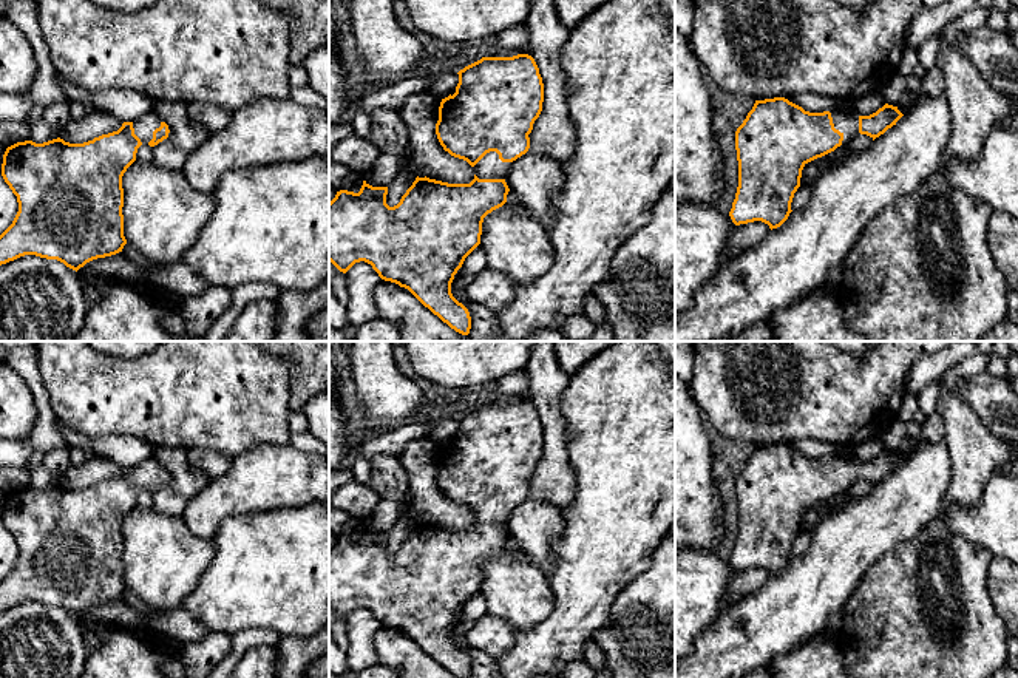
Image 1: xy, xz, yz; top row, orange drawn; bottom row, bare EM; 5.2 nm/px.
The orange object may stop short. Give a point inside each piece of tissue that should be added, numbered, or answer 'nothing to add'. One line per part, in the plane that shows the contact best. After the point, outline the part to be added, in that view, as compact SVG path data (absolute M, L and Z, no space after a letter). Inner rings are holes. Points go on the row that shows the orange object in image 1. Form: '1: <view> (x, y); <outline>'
1: xz (490, 167); M490 151L474 165L474 171L479 179L505 179L511 164L502 162L496 151Z

